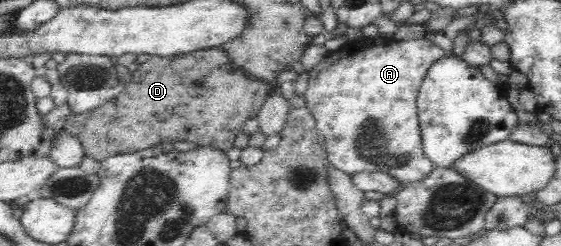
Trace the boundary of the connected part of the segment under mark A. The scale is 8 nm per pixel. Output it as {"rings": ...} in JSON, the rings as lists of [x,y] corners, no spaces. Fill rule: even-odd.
{"rings":[[[377,36],[349,41],[307,72],[309,85],[304,97],[328,162],[351,176],[363,172],[383,172],[393,176],[401,185],[423,182],[428,178],[435,168],[421,146],[416,96],[427,70],[443,56],[446,52],[425,38],[396,42]]]}

